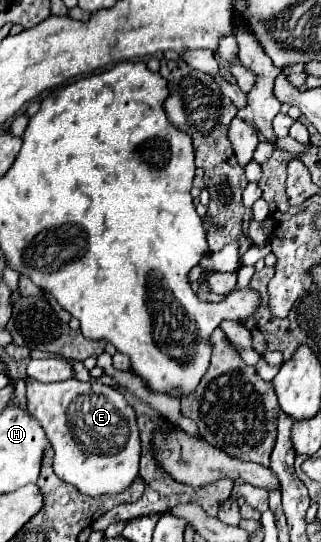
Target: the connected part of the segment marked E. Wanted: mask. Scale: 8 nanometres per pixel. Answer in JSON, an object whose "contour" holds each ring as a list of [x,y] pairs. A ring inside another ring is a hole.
{"contour":[[[26,378],[26,398],[30,414],[40,422],[54,448],[54,472],[64,482],[74,484],[86,496],[118,494],[138,476],[140,434],[136,412],[124,394],[114,386],[94,382],[54,382],[44,384]]]}

